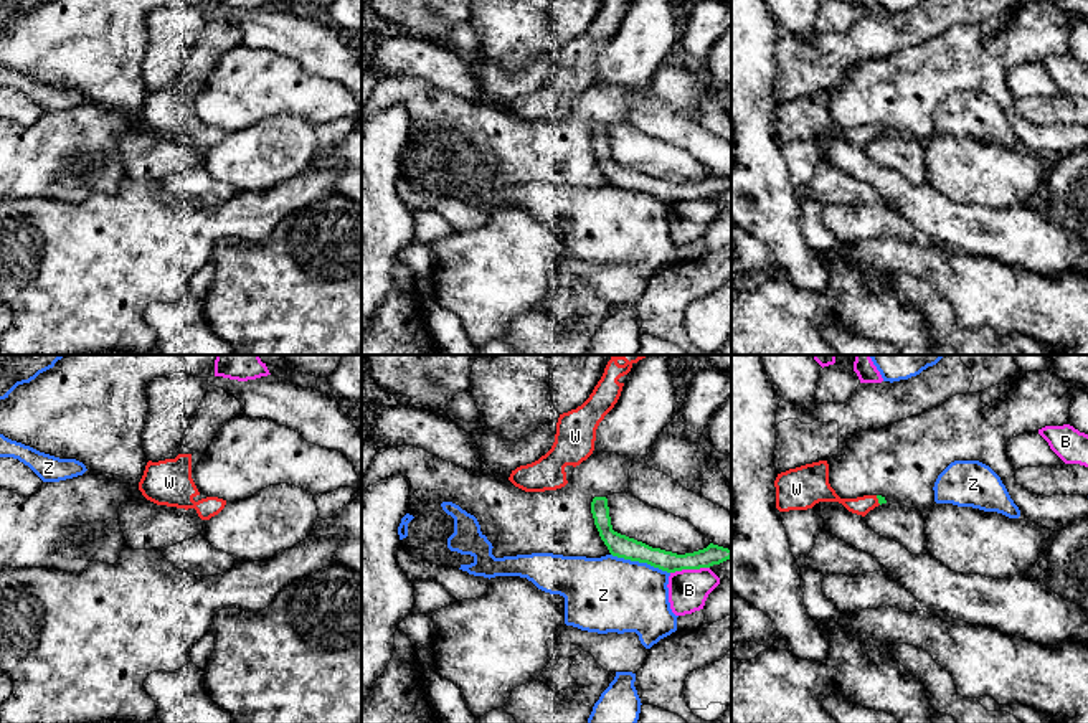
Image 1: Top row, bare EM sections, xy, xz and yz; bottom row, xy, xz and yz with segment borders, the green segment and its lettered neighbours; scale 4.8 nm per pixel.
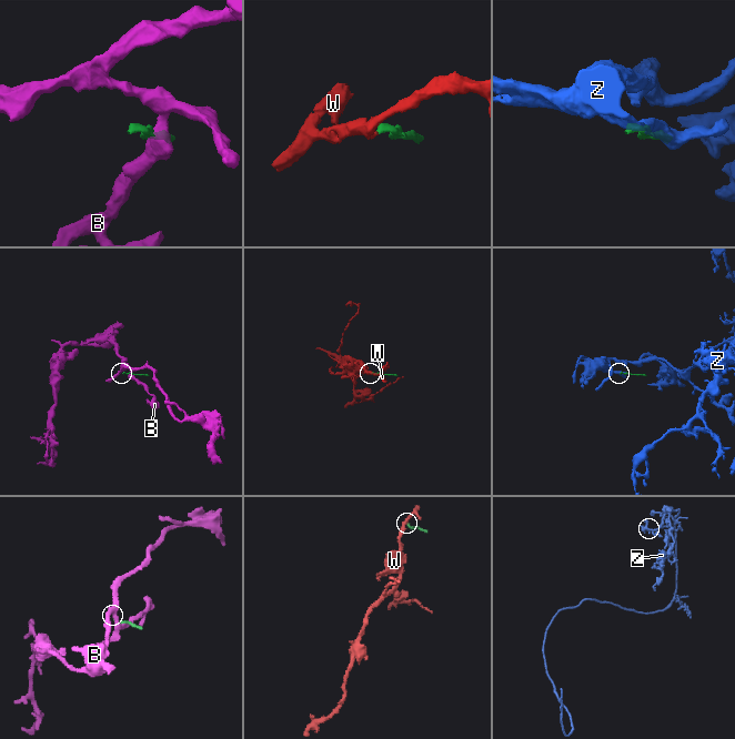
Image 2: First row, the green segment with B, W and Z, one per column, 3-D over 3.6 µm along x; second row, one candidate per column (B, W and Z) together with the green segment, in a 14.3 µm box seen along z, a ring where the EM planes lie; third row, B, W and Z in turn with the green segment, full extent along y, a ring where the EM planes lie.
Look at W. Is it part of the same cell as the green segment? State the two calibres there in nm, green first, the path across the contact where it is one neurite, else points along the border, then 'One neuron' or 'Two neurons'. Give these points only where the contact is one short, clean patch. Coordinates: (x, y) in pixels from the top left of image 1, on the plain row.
Thickness 30 nm (green) against 90 nm. Path across: yz (880, 129), (879, 131), (860, 136). One neuron

